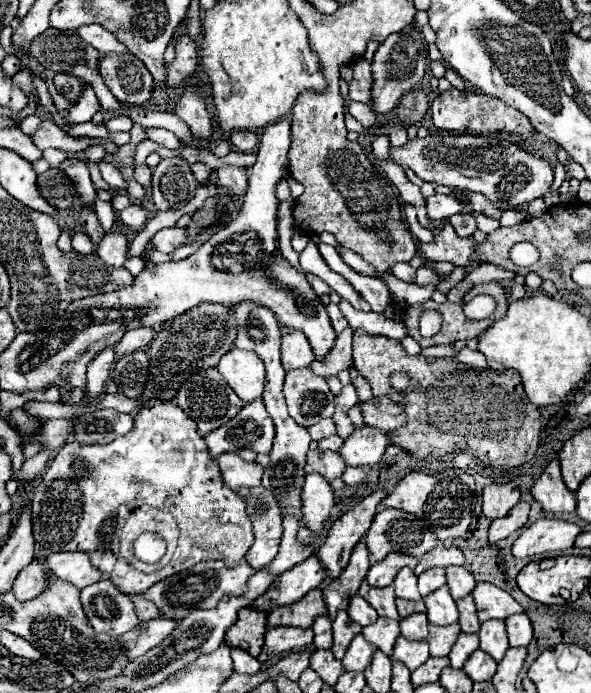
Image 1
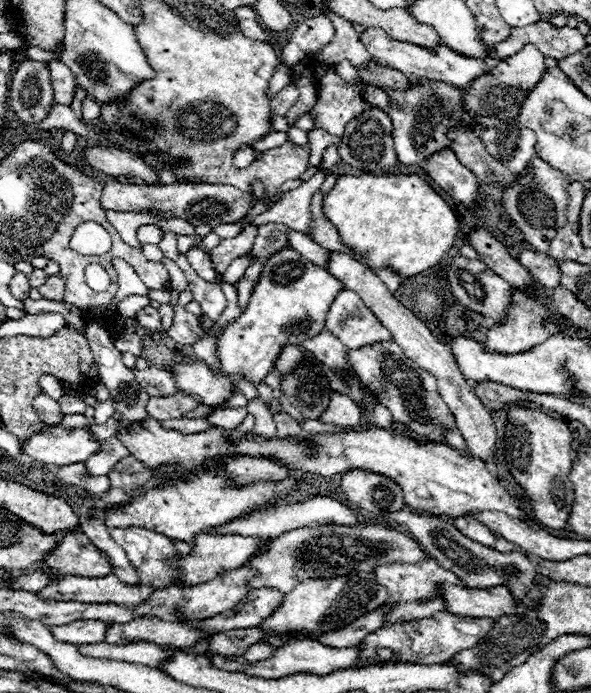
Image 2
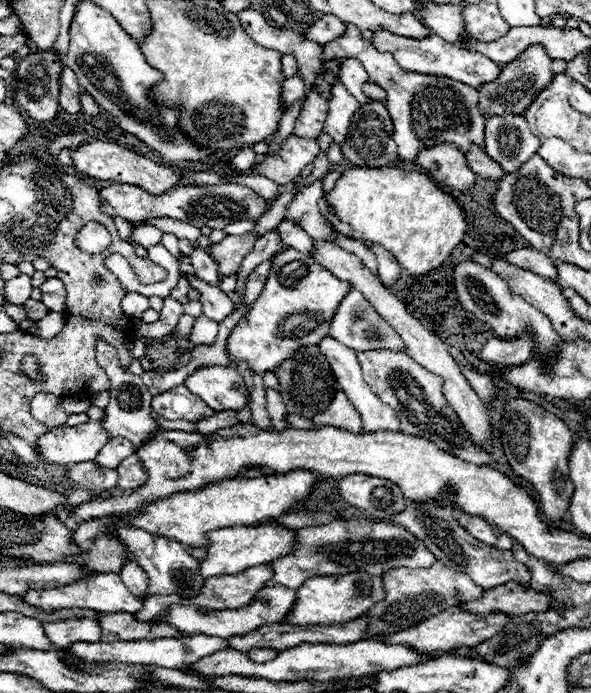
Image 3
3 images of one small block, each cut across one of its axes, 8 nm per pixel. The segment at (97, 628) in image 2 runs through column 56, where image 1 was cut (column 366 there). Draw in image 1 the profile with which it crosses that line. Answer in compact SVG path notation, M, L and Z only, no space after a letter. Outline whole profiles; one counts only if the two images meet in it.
M378 618L372 626L364 626L362 628L362 636L372 642L378 650L382 650L384 654L392 654L394 642L400 636L400 624L392 622L392 618Z

